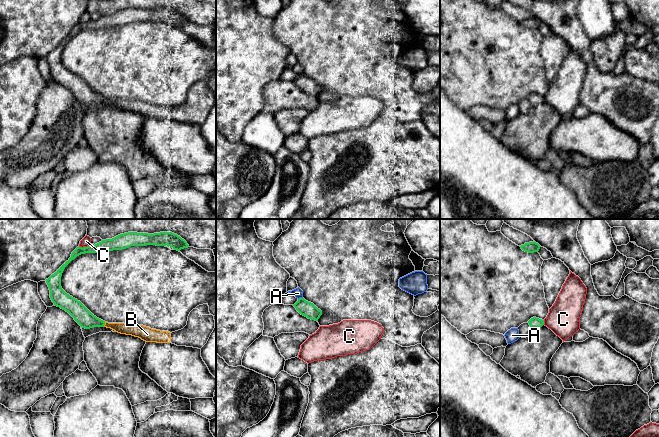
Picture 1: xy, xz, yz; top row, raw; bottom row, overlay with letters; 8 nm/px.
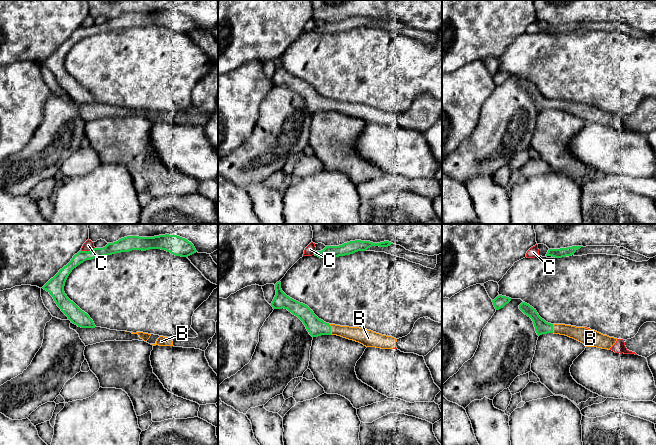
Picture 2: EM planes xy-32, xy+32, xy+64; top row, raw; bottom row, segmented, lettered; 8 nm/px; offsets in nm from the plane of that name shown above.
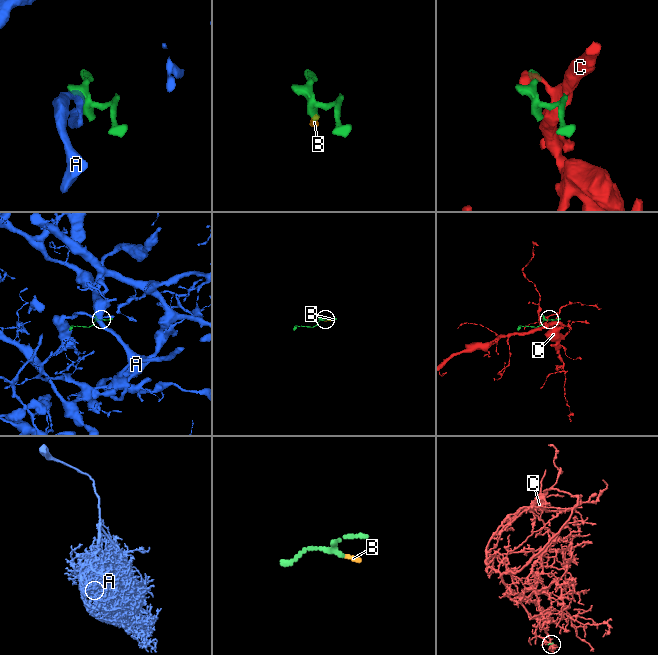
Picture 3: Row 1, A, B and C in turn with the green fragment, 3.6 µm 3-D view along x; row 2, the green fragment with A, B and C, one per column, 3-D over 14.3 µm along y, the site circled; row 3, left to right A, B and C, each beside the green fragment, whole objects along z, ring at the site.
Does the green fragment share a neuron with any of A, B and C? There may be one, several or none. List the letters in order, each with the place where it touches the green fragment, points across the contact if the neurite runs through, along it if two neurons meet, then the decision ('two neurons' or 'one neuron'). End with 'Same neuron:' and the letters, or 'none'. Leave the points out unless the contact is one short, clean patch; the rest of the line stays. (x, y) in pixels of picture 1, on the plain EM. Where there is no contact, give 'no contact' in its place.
A: contact xz (300, 74); border xz (302, 73), (298, 75); two neurons
B: contact xy (104, 100); way xy (77, 86), (87, 96), (104, 100), (129, 105); one neuron
C: contact xy (84, 23); border xy (90, 19), (84, 23), (79, 23); two neurons
Same neuron: B

